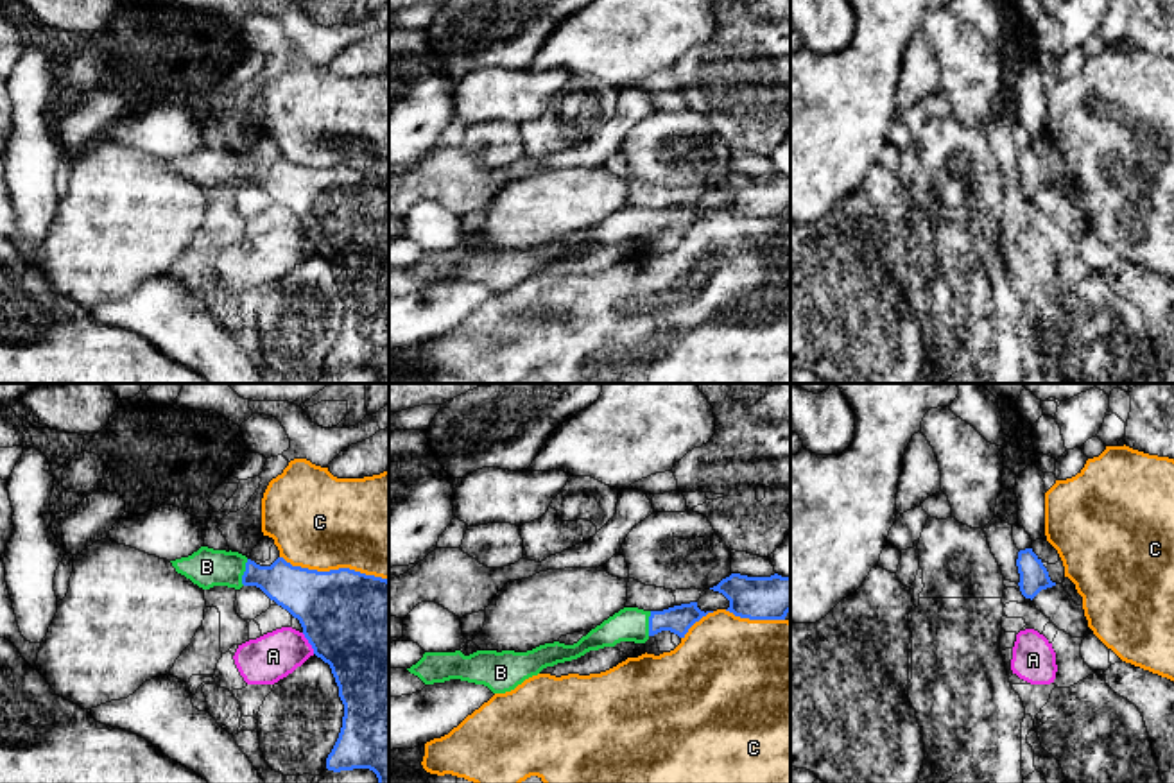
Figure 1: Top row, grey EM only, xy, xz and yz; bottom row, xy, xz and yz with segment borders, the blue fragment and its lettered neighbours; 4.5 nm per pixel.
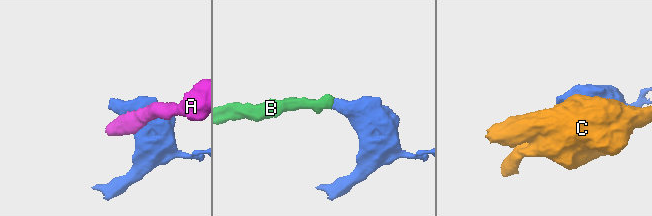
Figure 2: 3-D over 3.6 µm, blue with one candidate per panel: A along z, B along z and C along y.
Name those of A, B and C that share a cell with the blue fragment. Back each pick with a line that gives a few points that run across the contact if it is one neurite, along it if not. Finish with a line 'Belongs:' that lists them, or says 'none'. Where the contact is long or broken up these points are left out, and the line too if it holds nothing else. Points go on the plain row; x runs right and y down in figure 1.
B: line xy (294, 187), (244, 171), (207, 165)
Belongs: B

